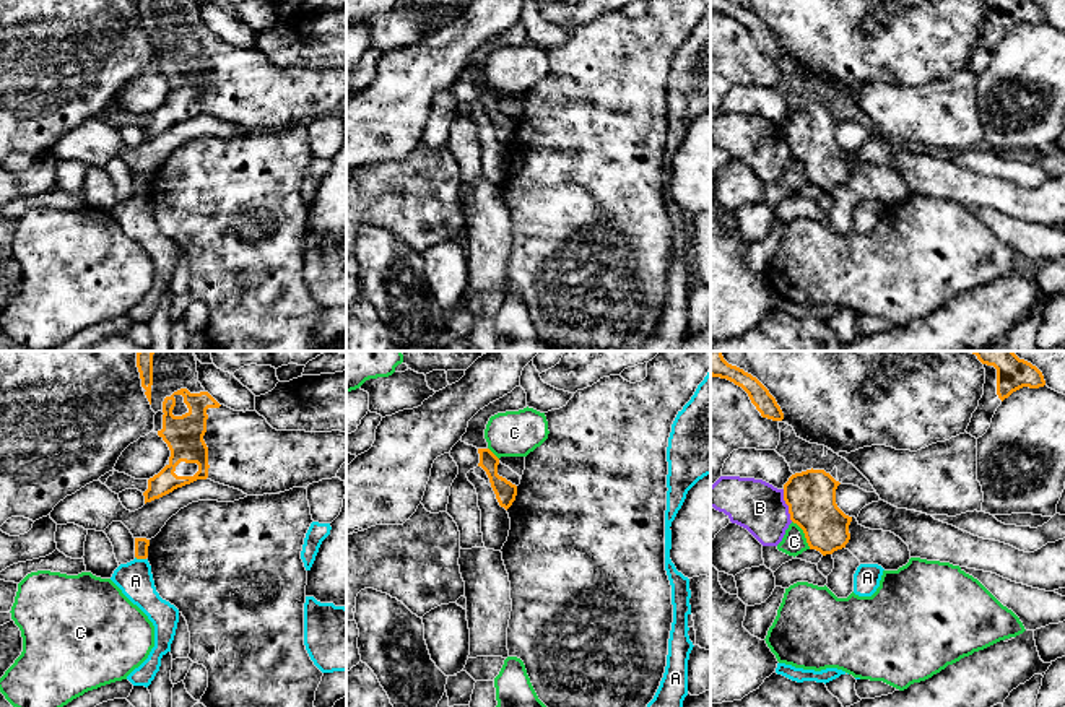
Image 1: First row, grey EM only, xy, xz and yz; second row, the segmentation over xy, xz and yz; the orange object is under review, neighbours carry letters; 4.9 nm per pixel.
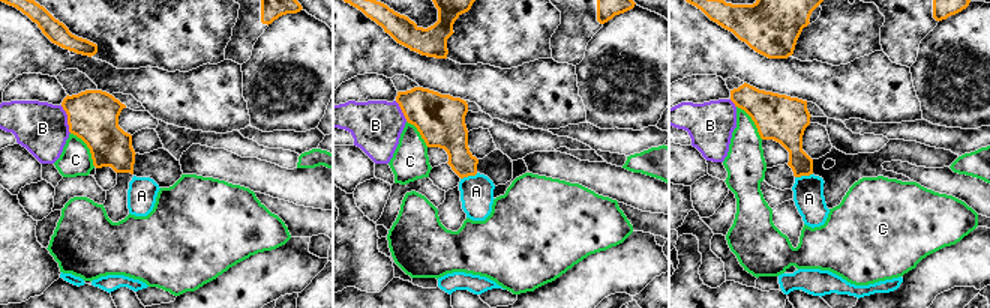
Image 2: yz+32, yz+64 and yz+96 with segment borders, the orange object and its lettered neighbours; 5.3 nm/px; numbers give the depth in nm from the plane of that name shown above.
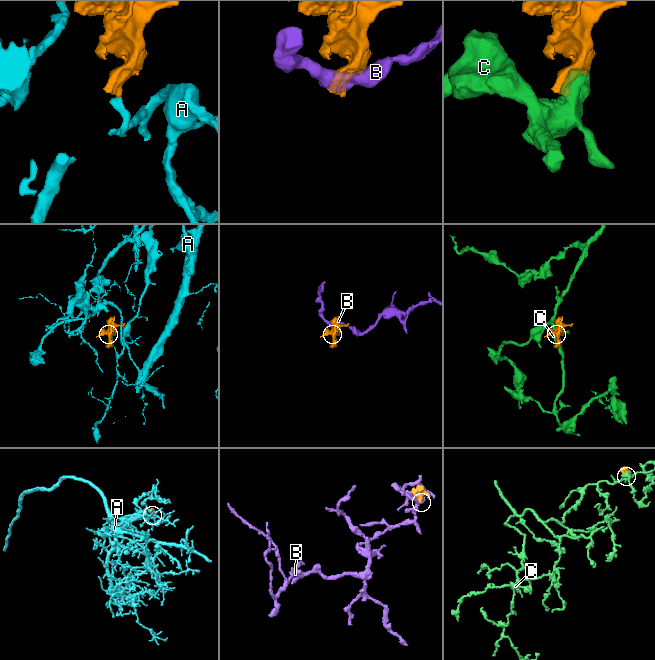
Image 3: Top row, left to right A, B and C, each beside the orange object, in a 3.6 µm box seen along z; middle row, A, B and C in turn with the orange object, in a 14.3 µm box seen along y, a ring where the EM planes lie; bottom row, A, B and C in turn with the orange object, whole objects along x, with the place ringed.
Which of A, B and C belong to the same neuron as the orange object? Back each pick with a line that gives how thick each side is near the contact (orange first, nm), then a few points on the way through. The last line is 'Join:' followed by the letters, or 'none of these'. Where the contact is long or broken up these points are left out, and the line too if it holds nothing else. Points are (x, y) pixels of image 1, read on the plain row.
A: 70/170 nm | across xy (142, 181), (140, 194), (135, 216)
Join: A

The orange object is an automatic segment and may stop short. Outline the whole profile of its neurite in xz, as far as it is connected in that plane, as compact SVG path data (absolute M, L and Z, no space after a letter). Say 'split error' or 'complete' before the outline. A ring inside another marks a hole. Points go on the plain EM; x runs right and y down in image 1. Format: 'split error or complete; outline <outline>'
complete; outline M478 85L478 89L478 102L486 107L499 141L507 146L515 137L517 122L498 111L499 94L489 85Z

